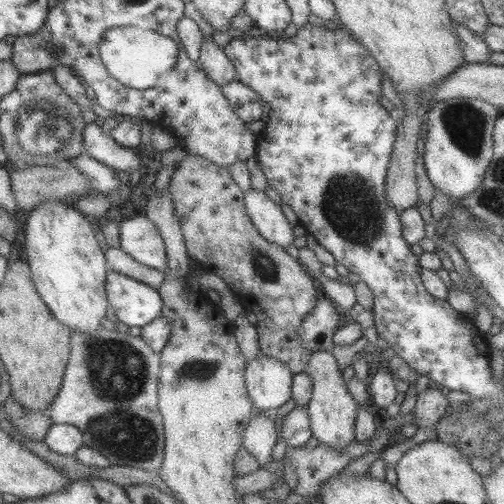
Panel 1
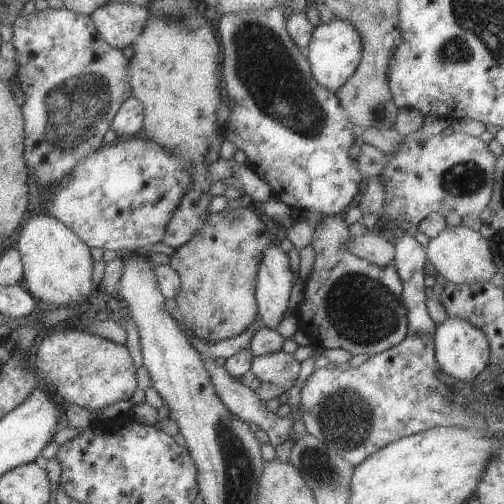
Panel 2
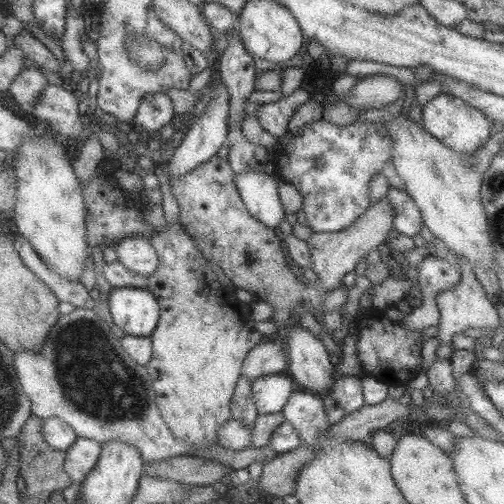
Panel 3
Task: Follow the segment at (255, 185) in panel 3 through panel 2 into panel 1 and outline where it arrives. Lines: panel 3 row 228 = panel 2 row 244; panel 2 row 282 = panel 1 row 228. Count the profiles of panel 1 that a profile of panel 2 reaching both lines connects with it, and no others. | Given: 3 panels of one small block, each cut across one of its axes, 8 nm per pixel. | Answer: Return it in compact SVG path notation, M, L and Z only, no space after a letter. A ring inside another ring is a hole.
M245 192L245 208L255 230L271 244L287 248L293 244L293 224L281 212L279 200L271 192Z

